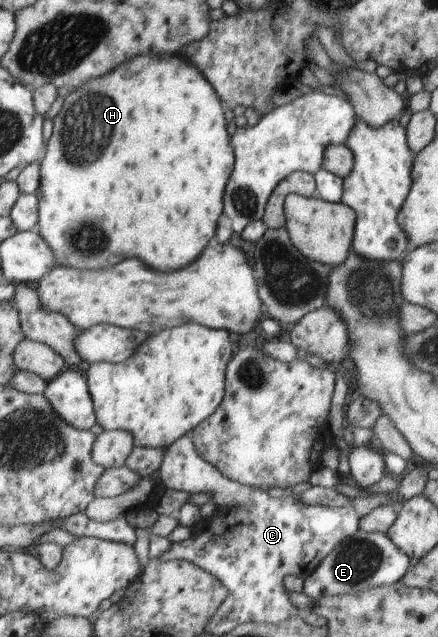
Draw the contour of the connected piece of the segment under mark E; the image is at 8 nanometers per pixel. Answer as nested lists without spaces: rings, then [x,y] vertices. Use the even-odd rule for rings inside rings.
[[[359,529],[351,538],[345,538],[321,564],[304,579],[303,590],[310,598],[341,596],[370,588],[389,586],[401,581],[410,568],[410,558],[399,550],[388,534],[365,532]]]

